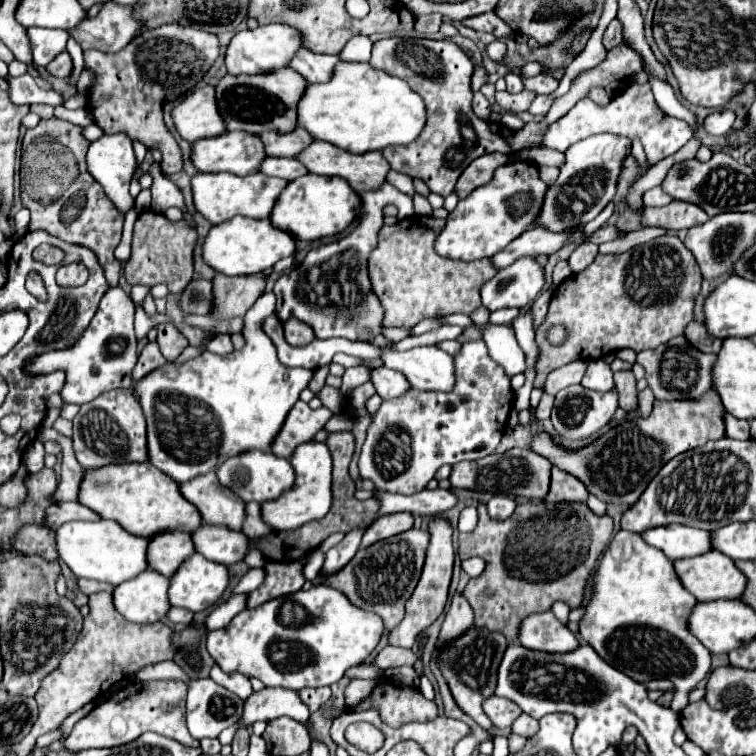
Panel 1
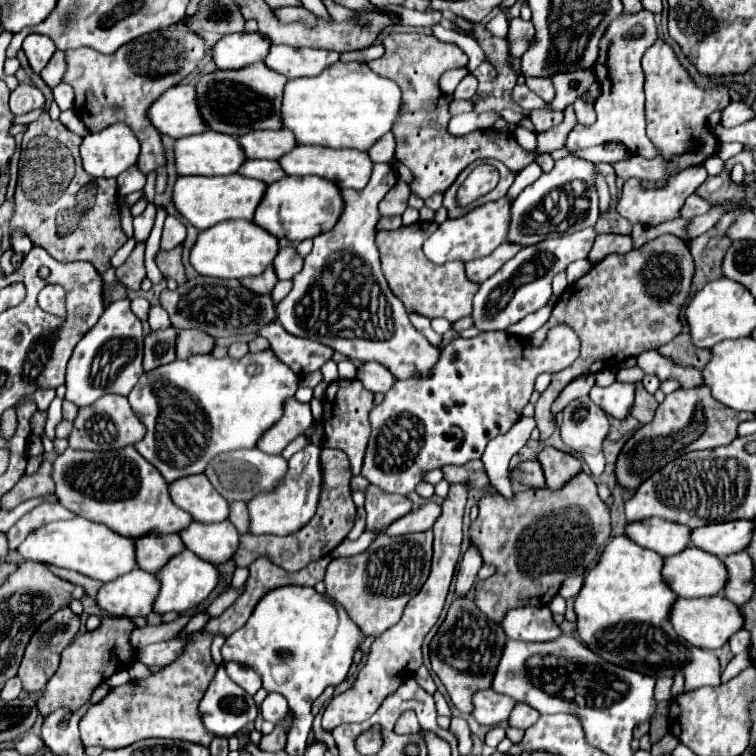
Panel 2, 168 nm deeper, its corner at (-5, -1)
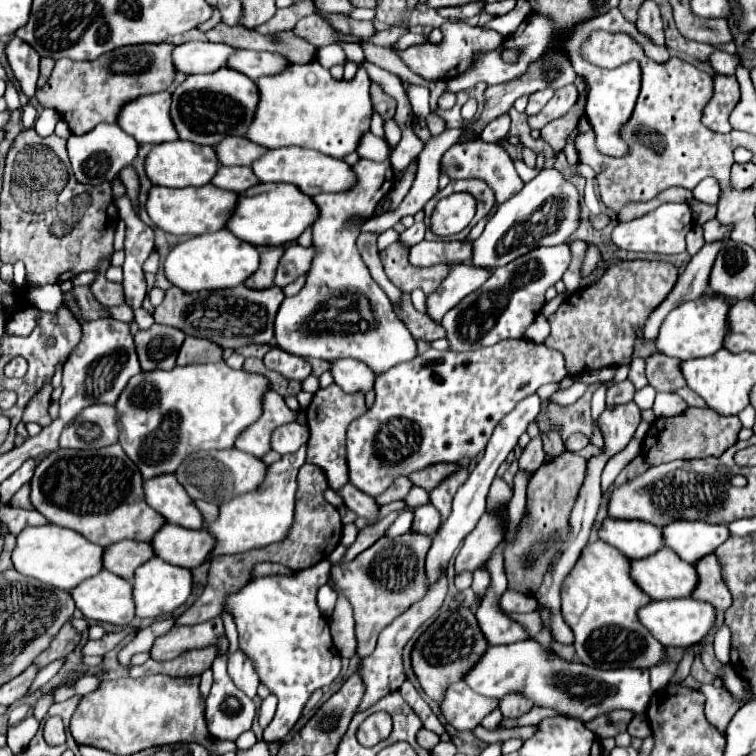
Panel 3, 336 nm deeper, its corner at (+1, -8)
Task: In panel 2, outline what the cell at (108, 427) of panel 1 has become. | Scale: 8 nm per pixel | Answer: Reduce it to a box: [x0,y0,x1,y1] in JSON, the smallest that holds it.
[69,395,145,451]

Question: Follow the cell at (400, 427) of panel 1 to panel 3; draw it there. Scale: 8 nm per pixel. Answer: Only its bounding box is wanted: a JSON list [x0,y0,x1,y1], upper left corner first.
[347,340,567,498]

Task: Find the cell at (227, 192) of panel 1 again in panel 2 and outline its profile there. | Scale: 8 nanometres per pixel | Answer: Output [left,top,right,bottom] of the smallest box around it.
[171,173,267,231]

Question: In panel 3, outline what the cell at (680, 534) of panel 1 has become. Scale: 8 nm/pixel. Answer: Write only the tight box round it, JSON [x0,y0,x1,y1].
[599,518,663,560]

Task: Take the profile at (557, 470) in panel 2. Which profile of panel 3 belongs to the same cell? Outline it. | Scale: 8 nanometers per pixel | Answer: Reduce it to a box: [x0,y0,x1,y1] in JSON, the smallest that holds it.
[543,432,565,464]

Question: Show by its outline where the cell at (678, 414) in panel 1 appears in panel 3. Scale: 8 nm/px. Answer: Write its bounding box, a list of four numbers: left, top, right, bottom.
[641,408,741,466]

